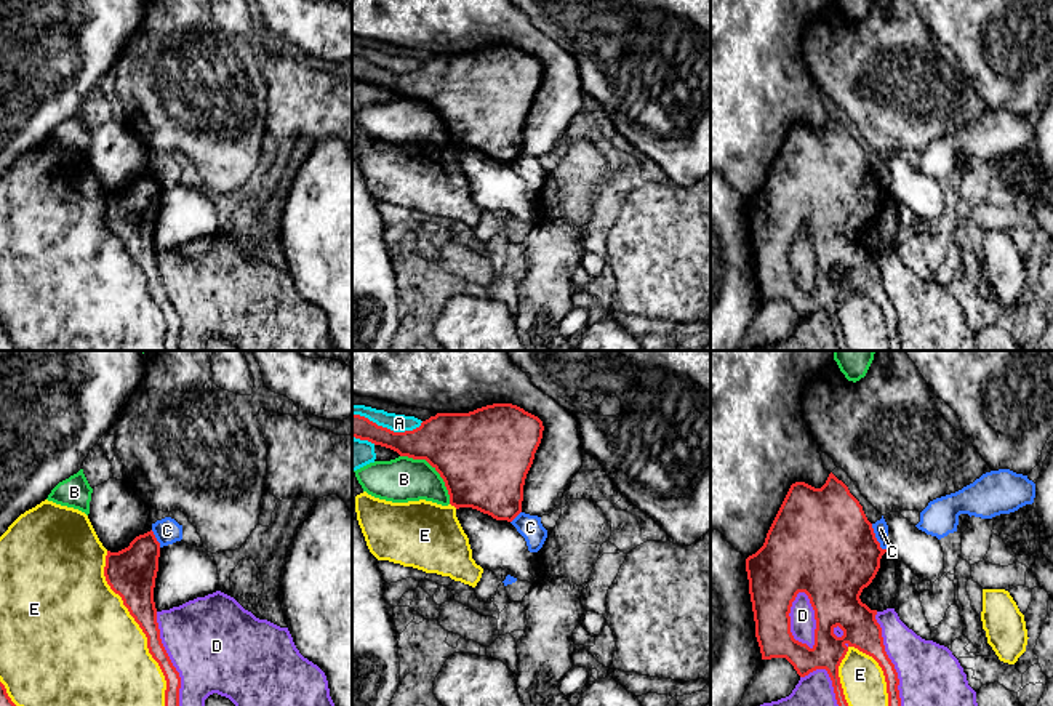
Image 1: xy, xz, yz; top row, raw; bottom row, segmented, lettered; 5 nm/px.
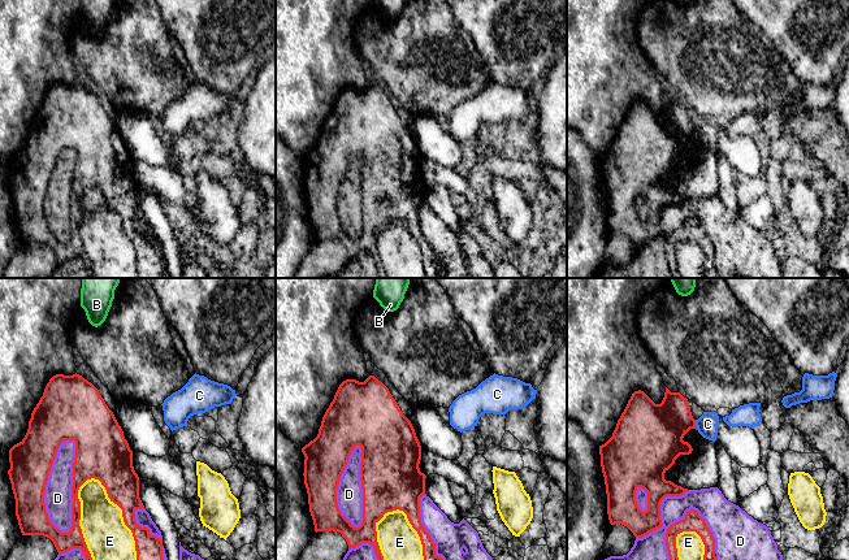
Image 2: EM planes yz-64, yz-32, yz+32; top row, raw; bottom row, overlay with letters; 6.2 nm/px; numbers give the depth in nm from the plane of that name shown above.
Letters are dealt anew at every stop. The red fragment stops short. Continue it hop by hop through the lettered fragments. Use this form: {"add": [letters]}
{"add": []}

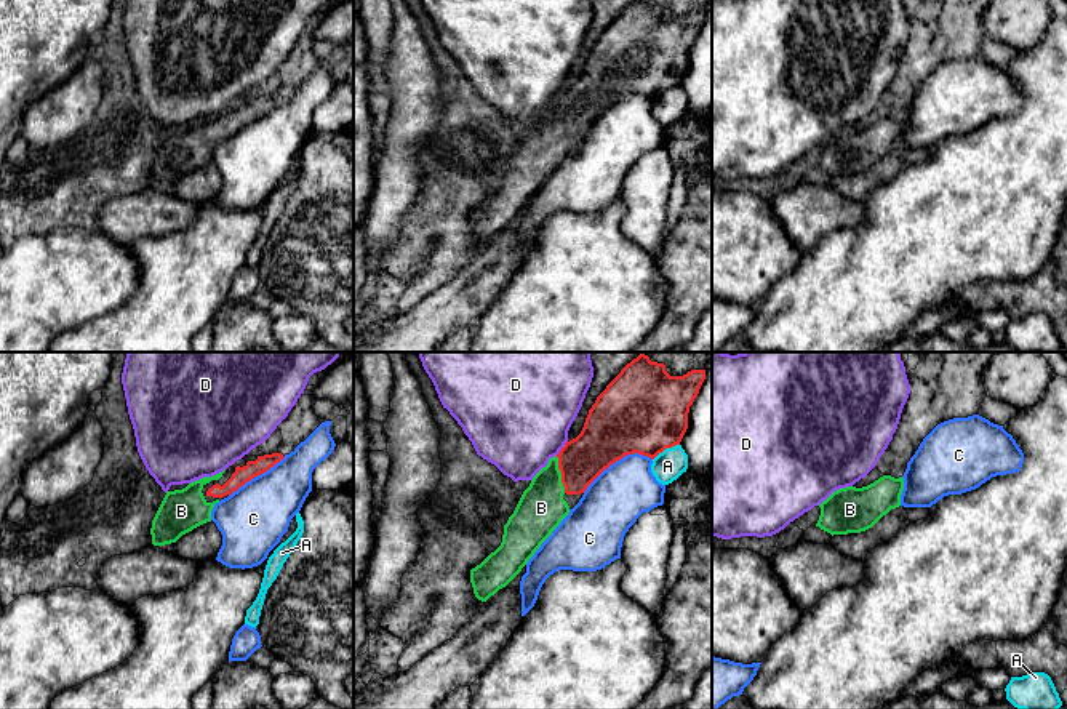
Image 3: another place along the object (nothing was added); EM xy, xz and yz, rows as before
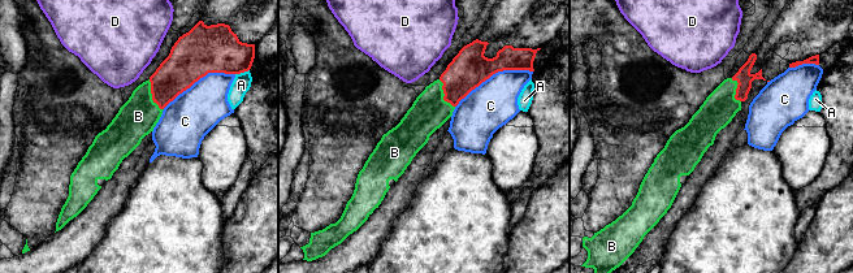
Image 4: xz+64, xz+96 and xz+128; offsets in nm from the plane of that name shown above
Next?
{"add": ["B"]}

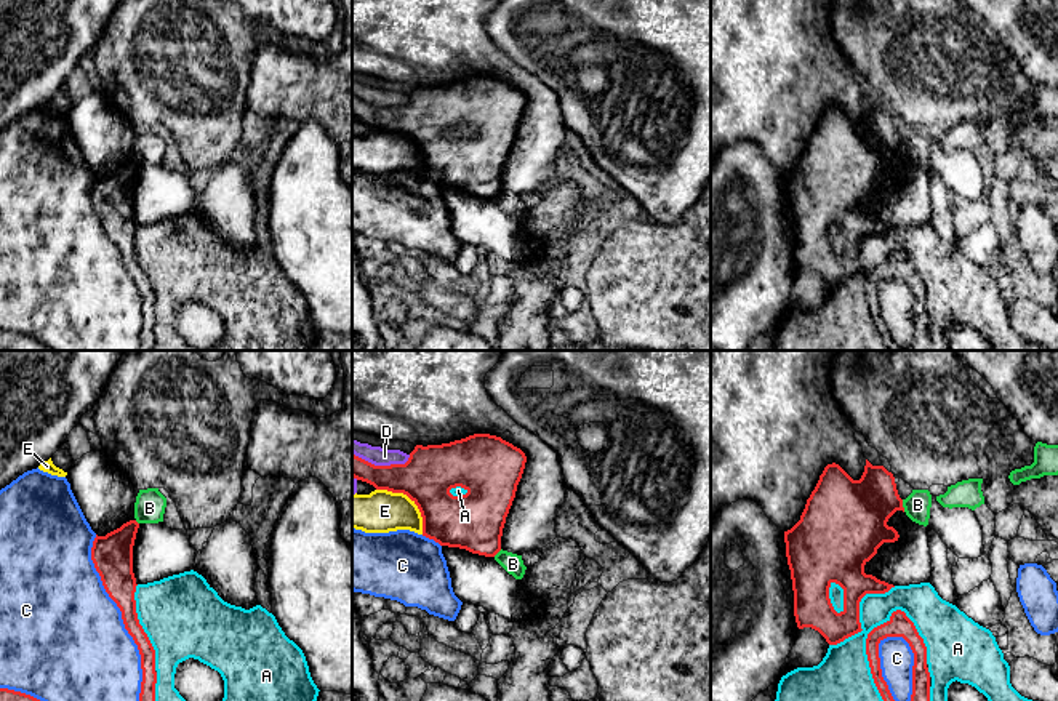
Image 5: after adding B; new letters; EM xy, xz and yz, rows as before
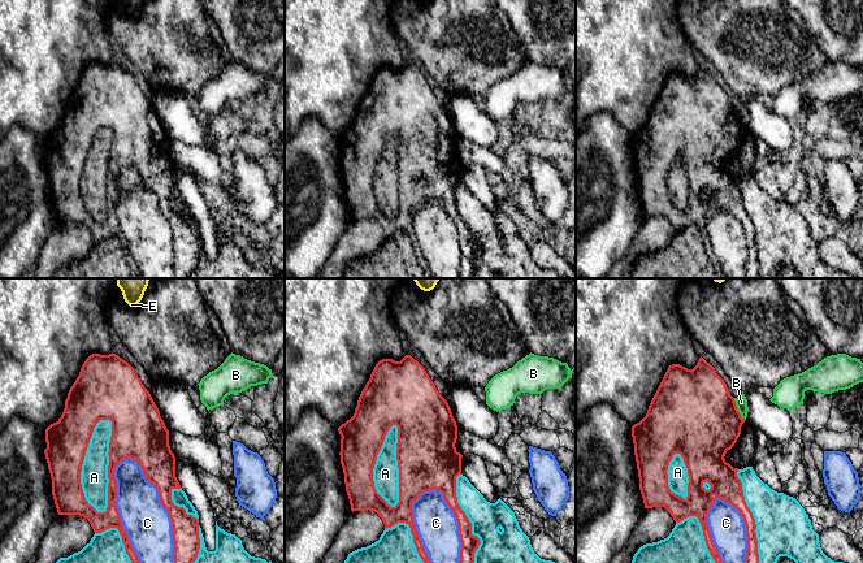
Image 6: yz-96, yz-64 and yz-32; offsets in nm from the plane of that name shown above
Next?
{"add": []}

